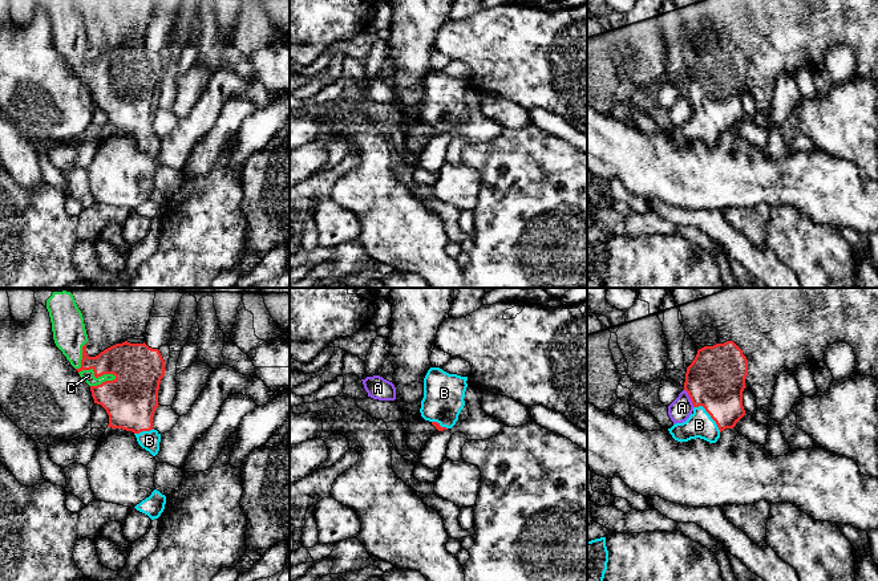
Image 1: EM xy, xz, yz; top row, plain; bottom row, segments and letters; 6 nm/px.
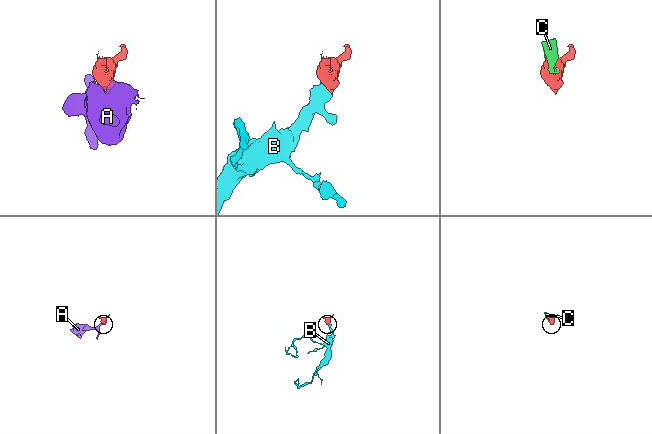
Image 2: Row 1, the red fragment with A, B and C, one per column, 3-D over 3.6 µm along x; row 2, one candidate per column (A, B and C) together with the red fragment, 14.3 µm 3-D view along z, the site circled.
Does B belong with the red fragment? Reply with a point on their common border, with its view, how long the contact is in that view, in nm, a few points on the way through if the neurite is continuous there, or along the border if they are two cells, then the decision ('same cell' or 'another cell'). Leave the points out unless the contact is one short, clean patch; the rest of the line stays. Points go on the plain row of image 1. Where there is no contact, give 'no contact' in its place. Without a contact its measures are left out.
contact yz (709, 117); length 220 nm; way yz (715, 82), (715, 112), (709, 117), (699, 128); same cell

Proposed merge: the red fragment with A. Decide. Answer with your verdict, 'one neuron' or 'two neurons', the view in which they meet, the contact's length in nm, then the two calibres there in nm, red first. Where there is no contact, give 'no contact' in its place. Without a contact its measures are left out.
two neurons; meets red in yz; contact 130 nm long; 360 nm thick on the red side, 140 nm on the other

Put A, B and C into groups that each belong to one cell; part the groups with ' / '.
A / B C

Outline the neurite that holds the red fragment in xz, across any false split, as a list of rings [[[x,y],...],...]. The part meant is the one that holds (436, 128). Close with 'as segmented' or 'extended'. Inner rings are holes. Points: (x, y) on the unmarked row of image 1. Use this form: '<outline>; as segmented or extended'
[[[430,70],[424,81],[421,119],[438,134],[452,131],[465,109],[468,80],[449,77],[440,70]]]; extended

